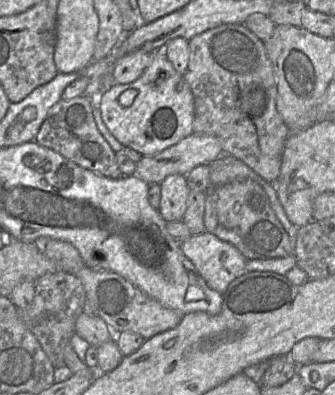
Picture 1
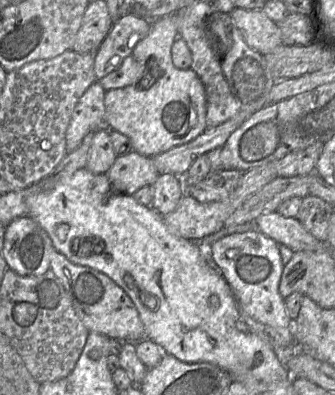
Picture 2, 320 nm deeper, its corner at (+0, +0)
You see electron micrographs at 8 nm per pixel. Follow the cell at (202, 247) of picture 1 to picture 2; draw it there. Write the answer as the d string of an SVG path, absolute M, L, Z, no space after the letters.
M253 228L224 236L204 250L230 285L240 311L273 328L290 329L293 335L293 321L287 313L285 299L279 293L284 265L278 243Z

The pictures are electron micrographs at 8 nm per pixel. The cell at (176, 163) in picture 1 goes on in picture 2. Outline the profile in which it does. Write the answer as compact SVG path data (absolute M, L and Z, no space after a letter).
M132 150L127 154L117 155L106 175L110 183L118 187L111 187L110 194L132 195L143 186L151 186L159 172L151 157Z

